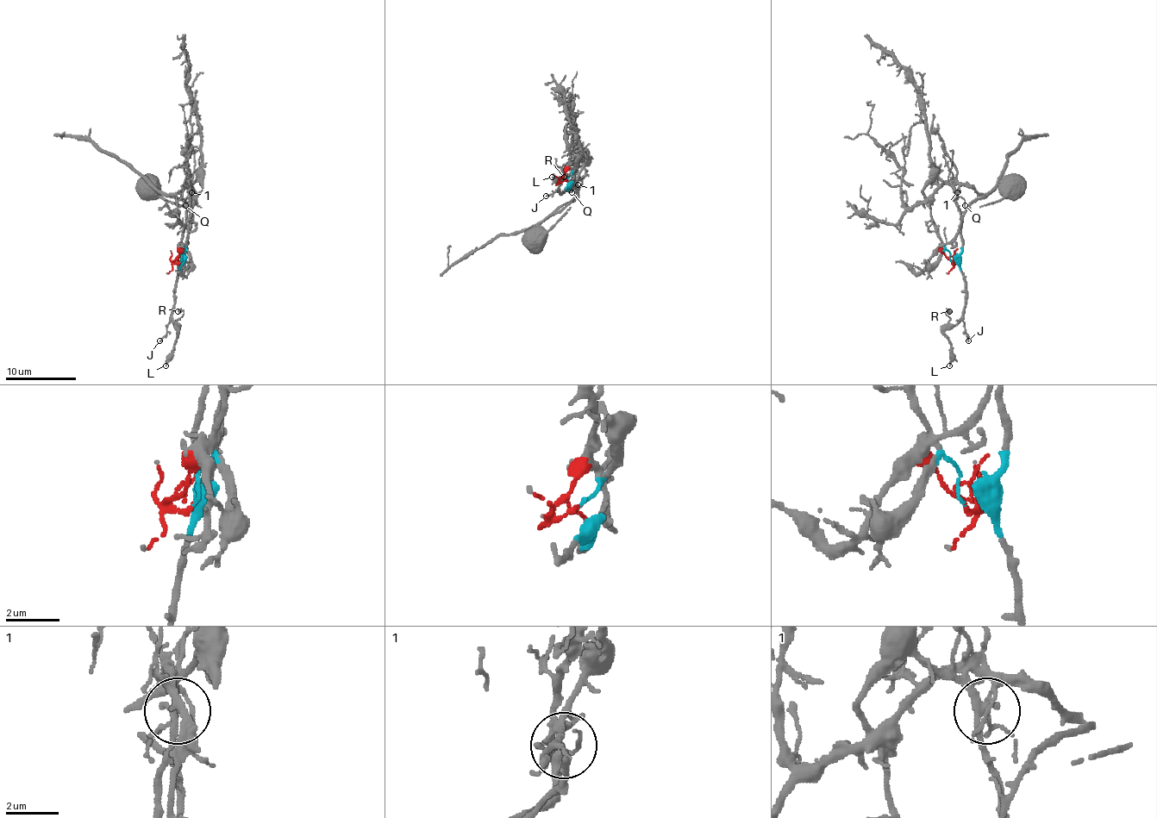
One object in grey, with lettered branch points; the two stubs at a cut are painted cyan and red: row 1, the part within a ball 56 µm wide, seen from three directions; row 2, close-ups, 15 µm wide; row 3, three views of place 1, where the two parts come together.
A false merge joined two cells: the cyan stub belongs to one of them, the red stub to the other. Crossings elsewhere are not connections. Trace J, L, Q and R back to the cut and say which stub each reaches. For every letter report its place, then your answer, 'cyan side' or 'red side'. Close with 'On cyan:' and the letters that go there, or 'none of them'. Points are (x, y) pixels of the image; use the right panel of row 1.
J: at (968, 340); cyan side
L: at (949, 365); cyan side
Q: at (965, 205); red side
R: at (949, 311); cyan side
On cyan: J, L, R

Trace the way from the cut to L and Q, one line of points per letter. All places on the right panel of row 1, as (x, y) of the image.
L: (952, 262), (953, 259), (964, 280), (966, 307), (964, 315), (945, 332), (950, 344), (950, 365)
Q: (952, 262), (957, 248), (955, 243), (960, 215), (980, 196), (970, 186), (962, 184), (957, 193), (964, 206)

